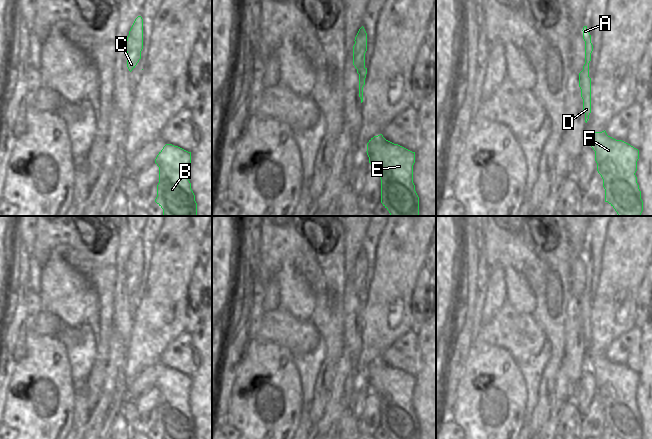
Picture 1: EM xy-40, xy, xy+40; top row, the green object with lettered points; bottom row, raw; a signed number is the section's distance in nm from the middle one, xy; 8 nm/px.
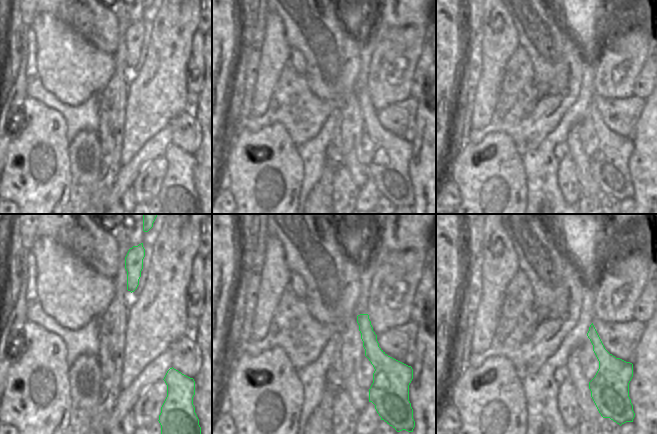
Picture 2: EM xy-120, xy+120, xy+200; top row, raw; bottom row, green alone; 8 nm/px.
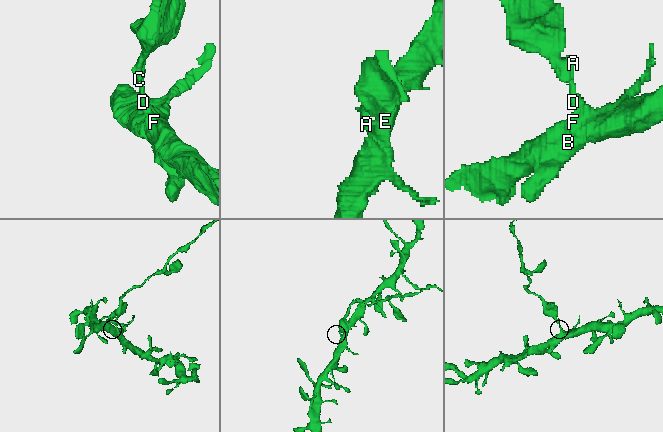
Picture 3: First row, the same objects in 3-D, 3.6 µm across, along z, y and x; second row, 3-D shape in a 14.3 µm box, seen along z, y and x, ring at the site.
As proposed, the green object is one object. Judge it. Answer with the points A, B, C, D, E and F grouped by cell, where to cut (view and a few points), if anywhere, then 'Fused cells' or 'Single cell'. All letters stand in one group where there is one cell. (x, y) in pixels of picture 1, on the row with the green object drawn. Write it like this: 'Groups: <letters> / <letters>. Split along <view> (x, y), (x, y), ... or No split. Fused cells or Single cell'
Groups: A C / B D E F. Split along xy+40 (582, 70), (588, 74). Fused cells

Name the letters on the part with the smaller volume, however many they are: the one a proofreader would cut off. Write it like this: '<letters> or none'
A, C

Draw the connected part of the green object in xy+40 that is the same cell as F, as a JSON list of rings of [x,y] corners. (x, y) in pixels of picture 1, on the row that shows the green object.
[[[606,131],[590,132],[591,147],[595,151],[597,171],[603,179],[605,202],[608,202],[619,216],[641,216],[643,201],[635,175],[639,150],[630,144],[616,140],[607,135]]]

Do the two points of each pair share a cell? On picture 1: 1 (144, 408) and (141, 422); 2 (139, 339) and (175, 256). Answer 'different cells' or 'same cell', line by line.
1: same cell
2: same cell

